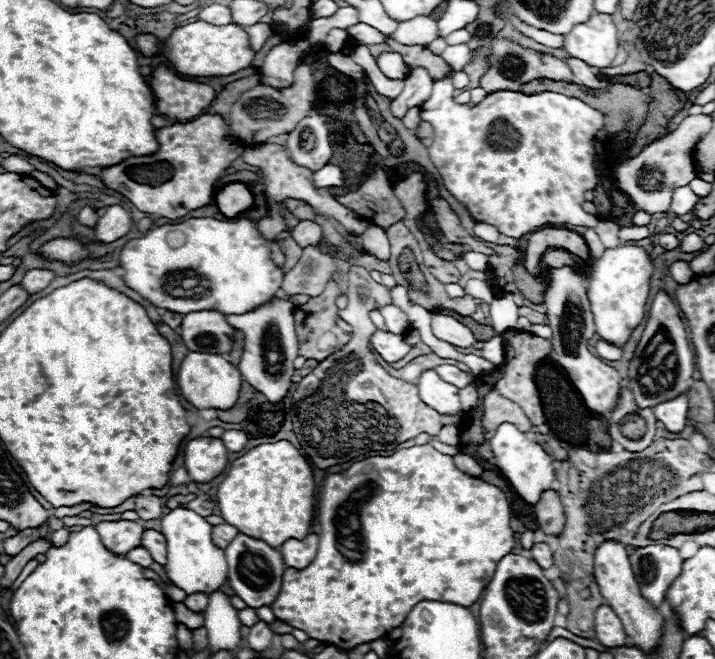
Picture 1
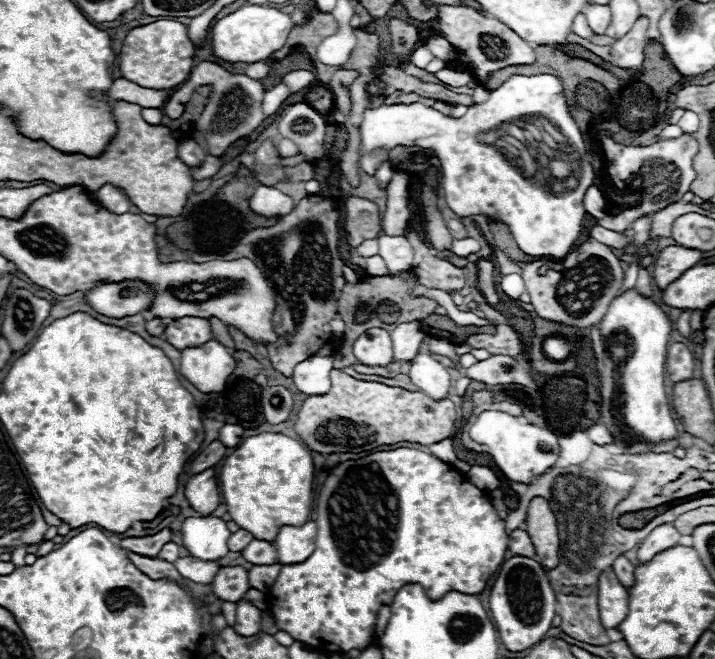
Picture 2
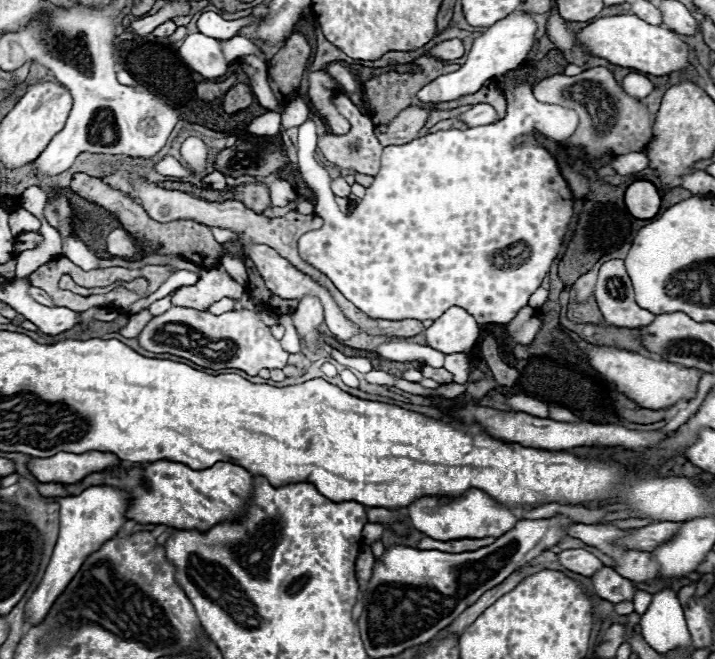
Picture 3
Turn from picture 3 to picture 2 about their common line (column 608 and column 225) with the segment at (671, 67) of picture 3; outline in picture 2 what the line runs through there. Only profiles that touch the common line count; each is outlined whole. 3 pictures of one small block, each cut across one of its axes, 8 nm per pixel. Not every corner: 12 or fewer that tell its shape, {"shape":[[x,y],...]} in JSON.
{"shape":[[246,4],[210,26],[224,62],[260,62],[286,44],[288,14]]}

